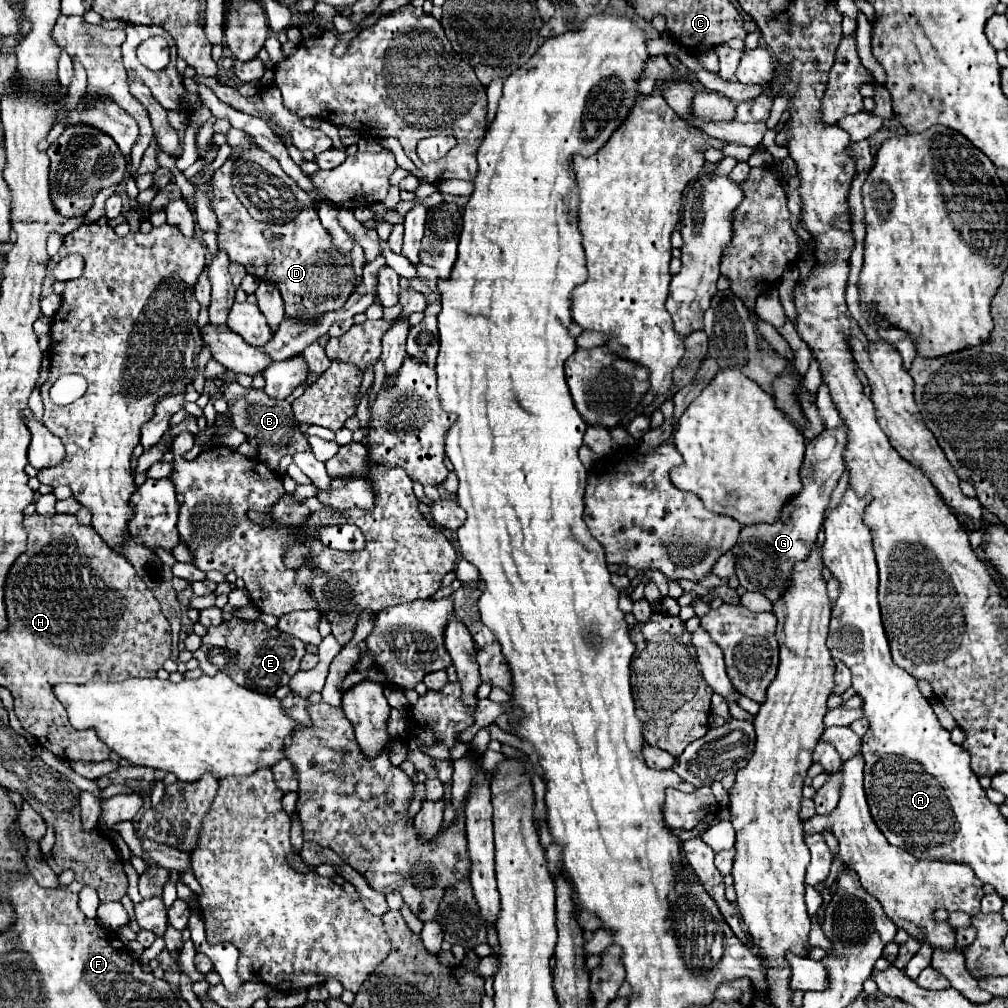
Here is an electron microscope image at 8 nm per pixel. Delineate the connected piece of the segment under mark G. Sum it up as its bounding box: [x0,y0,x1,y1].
[731,423,847,603]

